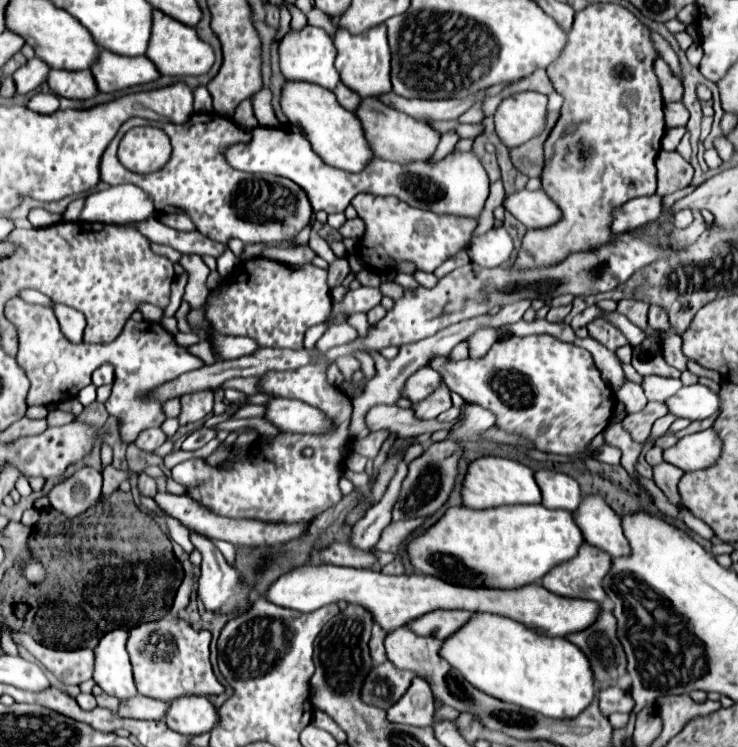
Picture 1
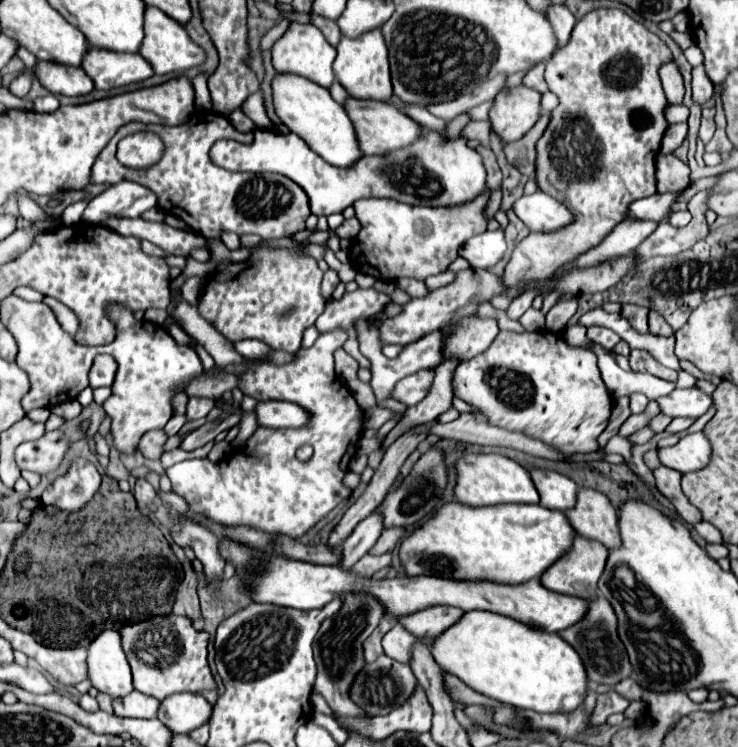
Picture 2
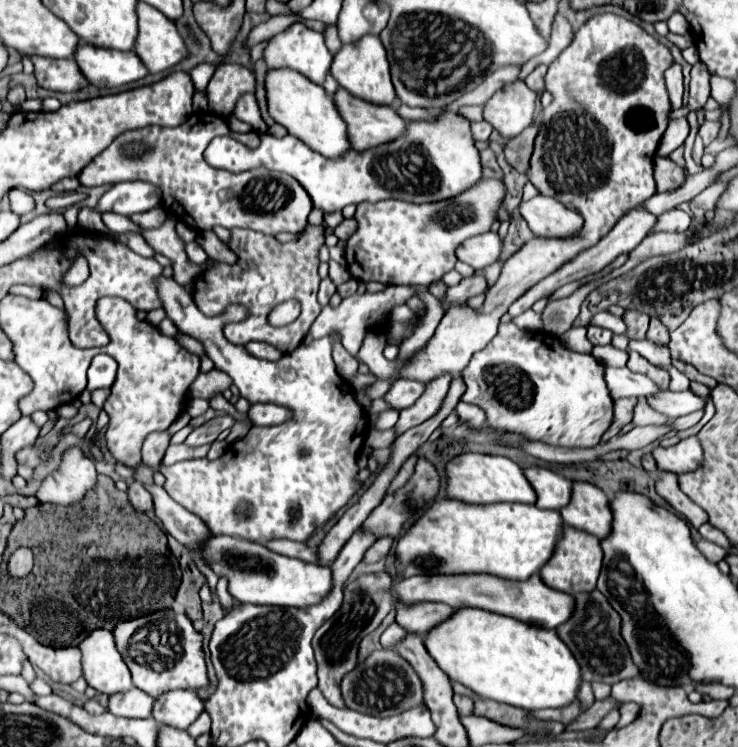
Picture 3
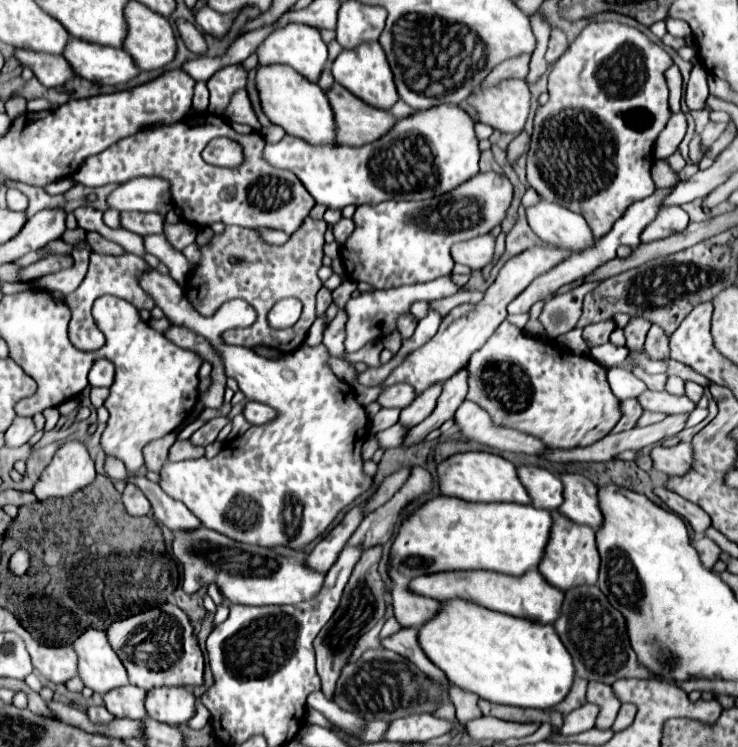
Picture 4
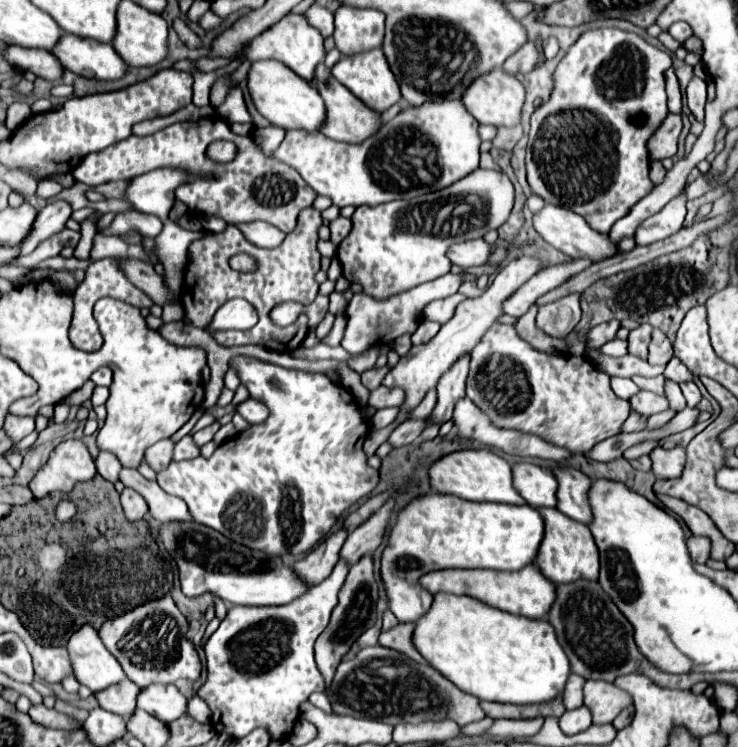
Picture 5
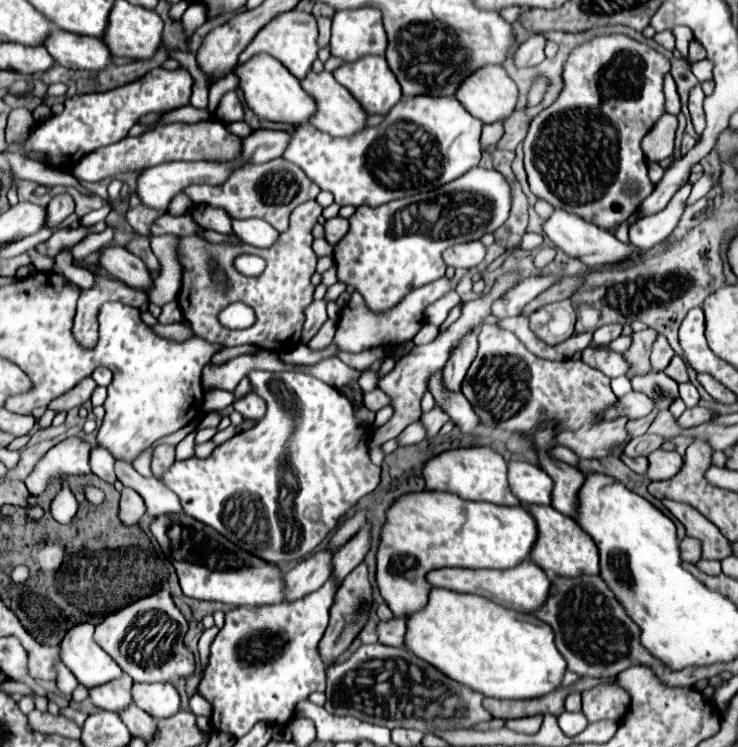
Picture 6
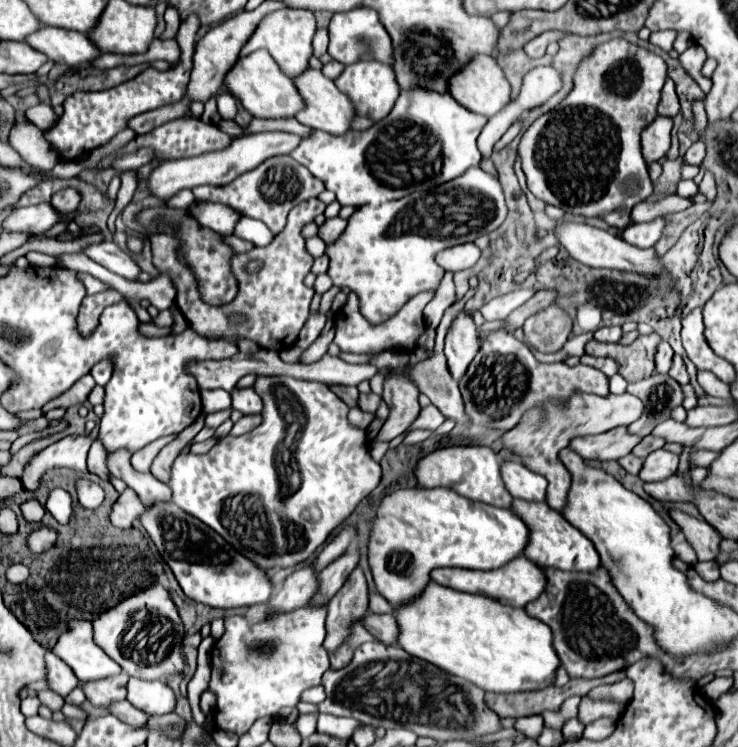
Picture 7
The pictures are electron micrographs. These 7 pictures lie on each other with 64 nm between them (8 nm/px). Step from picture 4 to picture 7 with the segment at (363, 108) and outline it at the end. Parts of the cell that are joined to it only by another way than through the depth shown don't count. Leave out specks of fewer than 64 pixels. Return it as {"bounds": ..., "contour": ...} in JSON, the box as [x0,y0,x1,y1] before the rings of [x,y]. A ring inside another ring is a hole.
{"bounds":[294,68,356,134],"contour":[[[308,68],[308,72],[304,72],[304,76],[298,76],[294,78],[294,84],[296,88],[300,90],[300,94],[304,94],[304,102],[308,104],[308,108],[304,108],[304,112],[300,112],[298,122],[310,126],[310,128],[318,128],[318,130],[324,130],[328,134],[346,134],[350,128],[352,128],[352,120],[356,118],[356,110],[350,102],[350,98],[336,88],[334,80],[326,78],[320,70],[312,70]]]}

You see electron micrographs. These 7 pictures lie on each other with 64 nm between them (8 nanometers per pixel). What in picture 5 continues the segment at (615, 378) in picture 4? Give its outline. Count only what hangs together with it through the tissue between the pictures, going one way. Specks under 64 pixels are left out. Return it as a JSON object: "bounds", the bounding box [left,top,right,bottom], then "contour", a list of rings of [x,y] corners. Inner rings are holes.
{"bounds":[612,376,640,400],"contour":[[[612,376],[612,390],[618,398],[624,398],[624,400],[640,392],[640,388],[630,378],[620,378],[620,376]]]}

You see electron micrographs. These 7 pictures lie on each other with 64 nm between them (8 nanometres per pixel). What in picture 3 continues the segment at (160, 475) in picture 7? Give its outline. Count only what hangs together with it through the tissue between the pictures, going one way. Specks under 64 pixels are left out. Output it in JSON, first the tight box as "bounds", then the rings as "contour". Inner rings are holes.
{"bounds":[142,432,170,468],"contour":[[[152,432],[146,436],[144,444],[142,444],[142,460],[156,468],[160,466],[160,460],[168,448],[168,442],[170,442],[170,434],[168,432]]]}

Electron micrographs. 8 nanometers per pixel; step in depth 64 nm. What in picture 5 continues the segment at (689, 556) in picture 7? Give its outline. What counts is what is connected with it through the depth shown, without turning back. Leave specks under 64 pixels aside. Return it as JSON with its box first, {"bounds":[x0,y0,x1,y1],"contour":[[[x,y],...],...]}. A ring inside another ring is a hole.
{"bounds":[686,536,712,564],"contour":[[[692,536],[686,540],[688,548],[690,548],[690,556],[694,558],[694,562],[698,564],[706,564],[710,560],[710,548],[712,548],[712,542],[710,538],[704,538],[704,536]]]}

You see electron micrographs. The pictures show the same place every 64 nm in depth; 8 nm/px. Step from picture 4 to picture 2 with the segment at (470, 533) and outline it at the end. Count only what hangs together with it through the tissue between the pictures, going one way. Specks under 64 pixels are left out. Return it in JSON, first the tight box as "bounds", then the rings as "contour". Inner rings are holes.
{"bounds":[400,502,576,638],"contour":[[[460,502],[444,504],[436,516],[432,516],[422,528],[412,532],[400,544],[400,560],[406,574],[430,574],[450,580],[484,580],[494,584],[524,584],[532,578],[540,578],[556,560],[560,560],[576,538],[576,530],[560,510],[548,510],[540,504],[500,504],[472,508]],[[426,608],[424,612],[416,612],[412,616],[404,616],[400,624],[408,628],[414,636],[428,636],[438,638],[442,632],[446,632],[450,626],[454,626],[464,616],[464,610],[460,608]]]}

